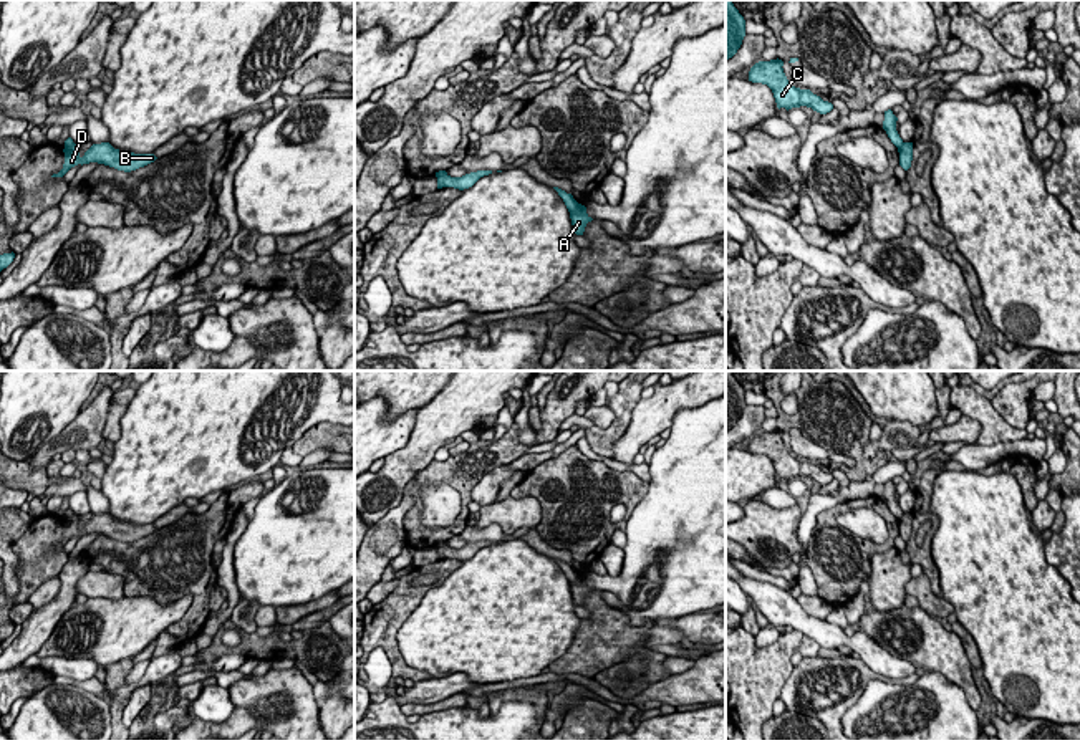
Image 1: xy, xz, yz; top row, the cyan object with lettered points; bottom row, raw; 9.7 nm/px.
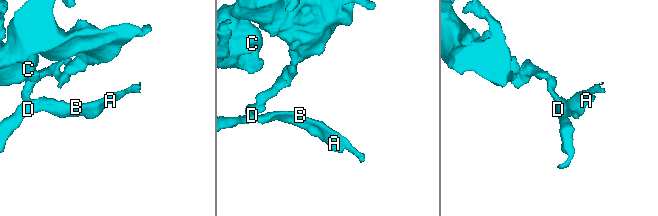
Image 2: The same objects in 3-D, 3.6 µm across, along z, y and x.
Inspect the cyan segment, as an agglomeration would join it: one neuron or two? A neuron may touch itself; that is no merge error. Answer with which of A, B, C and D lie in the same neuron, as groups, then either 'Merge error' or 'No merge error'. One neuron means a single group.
Groups: A B D / C. Merge error

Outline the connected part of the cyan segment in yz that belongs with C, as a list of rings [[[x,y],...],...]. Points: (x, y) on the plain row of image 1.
[[[782,430],[759,432],[749,442],[749,452],[767,455],[775,469],[777,478],[807,477],[820,485],[827,485],[833,480],[833,475],[823,472],[820,467],[813,465],[810,460],[800,460],[788,454],[783,444]]]

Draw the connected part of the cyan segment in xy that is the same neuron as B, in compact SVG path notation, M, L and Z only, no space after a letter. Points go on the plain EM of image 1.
M109 513L93 515L84 526L80 526L80 517L73 515L63 520L65 535L58 545L51 548L63 548L71 538L78 535L98 533L118 541L131 543L154 533L157 528L154 525L134 525L114 520Z

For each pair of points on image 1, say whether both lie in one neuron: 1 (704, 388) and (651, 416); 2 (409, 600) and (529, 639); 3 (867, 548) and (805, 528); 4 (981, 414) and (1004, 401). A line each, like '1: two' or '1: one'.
1: one
2: two
3: two
4: two

